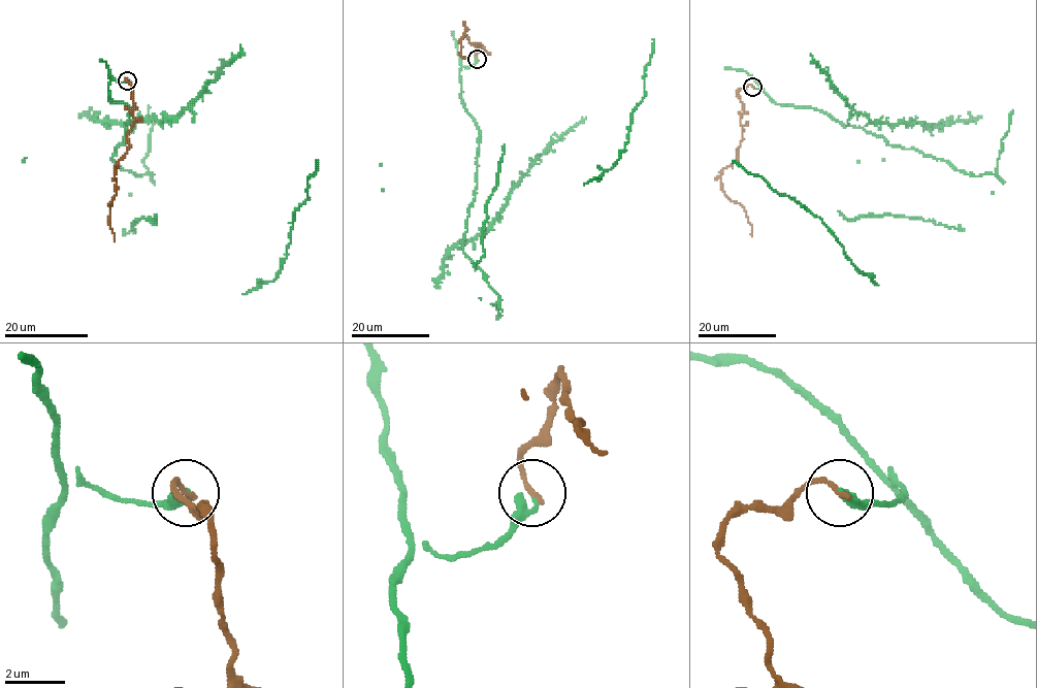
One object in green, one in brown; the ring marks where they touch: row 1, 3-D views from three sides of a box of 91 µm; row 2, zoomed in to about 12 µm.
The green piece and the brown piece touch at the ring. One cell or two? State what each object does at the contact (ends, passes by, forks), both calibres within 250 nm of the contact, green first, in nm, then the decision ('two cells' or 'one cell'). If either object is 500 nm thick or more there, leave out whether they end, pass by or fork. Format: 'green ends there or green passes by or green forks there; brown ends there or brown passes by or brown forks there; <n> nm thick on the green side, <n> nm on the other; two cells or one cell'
green ends there; brown ends there; 140 nm thick on the green side, 170 nm on the other; one cell

